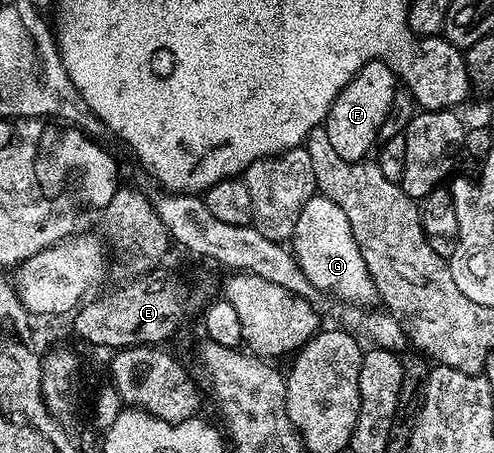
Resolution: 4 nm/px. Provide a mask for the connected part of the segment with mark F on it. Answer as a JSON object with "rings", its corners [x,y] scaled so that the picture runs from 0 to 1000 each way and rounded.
{"rings":[[[757,132],[725,152],[719,170],[690,199],[690,208],[682,208],[662,254],[658,280],[674,331],[682,331],[682,342],[698,349],[698,358],[723,362],[741,355],[749,336],[753,342],[763,318],[765,287],[787,247],[802,196],[800,152],[779,137]]]}

